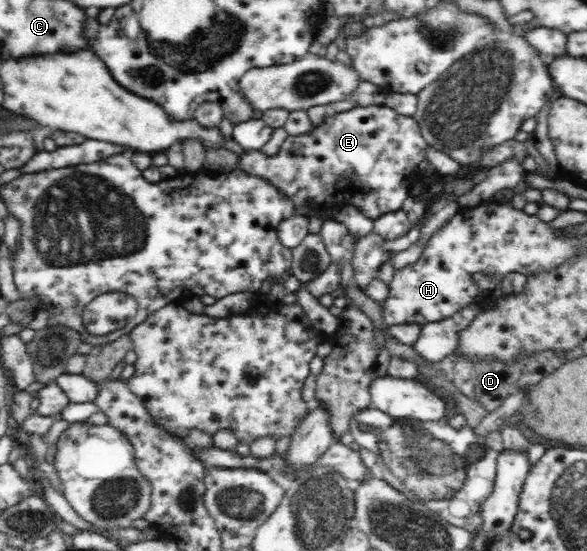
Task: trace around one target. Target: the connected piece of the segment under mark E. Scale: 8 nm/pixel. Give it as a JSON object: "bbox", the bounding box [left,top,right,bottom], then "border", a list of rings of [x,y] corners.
{"bbox":[238,105,429,219],"border":[[[369,105],[369,106],[356,106],[345,112],[335,113],[334,116],[328,116],[323,124],[319,126],[313,125],[312,131],[306,133],[306,135],[288,135],[285,142],[281,145],[278,153],[273,156],[266,156],[261,149],[244,149],[243,153],[239,157],[238,169],[247,171],[248,174],[256,175],[262,179],[266,179],[269,184],[277,187],[283,194],[286,194],[290,198],[290,202],[294,203],[294,209],[301,205],[322,207],[326,203],[328,205],[336,205],[340,201],[344,205],[353,205],[364,214],[364,216],[370,219],[376,219],[380,215],[390,213],[390,211],[398,211],[402,209],[402,203],[408,199],[408,189],[410,189],[410,183],[412,182],[412,175],[417,174],[418,165],[425,159],[426,148],[429,145],[421,134],[420,126],[417,120],[411,116],[402,116],[389,106],[382,105]]]}

